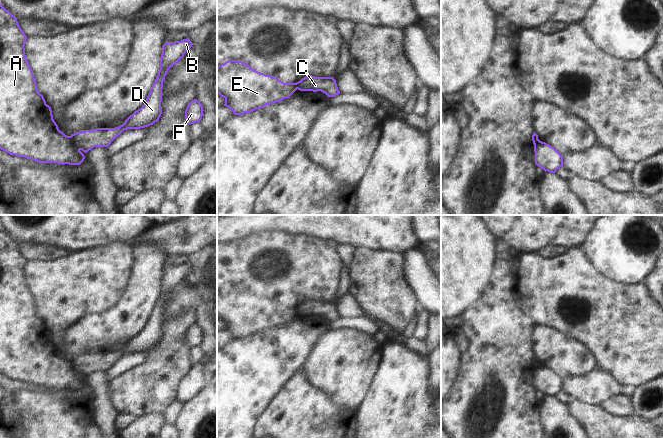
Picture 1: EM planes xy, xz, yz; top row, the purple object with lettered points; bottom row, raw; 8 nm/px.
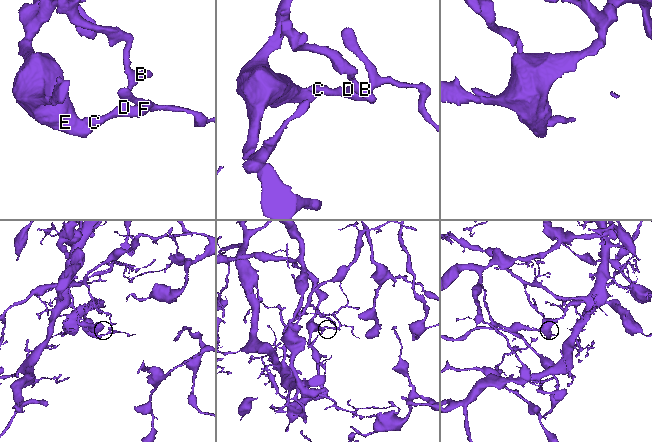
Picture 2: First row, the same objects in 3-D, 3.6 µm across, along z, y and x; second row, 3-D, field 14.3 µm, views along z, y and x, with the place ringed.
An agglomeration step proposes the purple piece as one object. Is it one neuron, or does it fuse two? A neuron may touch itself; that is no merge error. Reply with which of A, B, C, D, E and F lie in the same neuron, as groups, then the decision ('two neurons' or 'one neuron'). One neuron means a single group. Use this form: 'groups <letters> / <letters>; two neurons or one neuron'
groups A E / B C D F; two neurons

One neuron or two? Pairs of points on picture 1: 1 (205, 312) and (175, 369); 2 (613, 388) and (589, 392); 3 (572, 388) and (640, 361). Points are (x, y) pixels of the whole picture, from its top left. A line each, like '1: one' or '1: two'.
1: two
2: one
3: two

